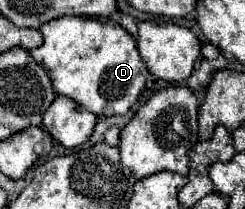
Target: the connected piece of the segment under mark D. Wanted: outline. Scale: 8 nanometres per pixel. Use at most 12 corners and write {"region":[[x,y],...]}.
{"region":[[114,20],[40,26],[30,56],[56,94],[122,116],[148,70]]}

